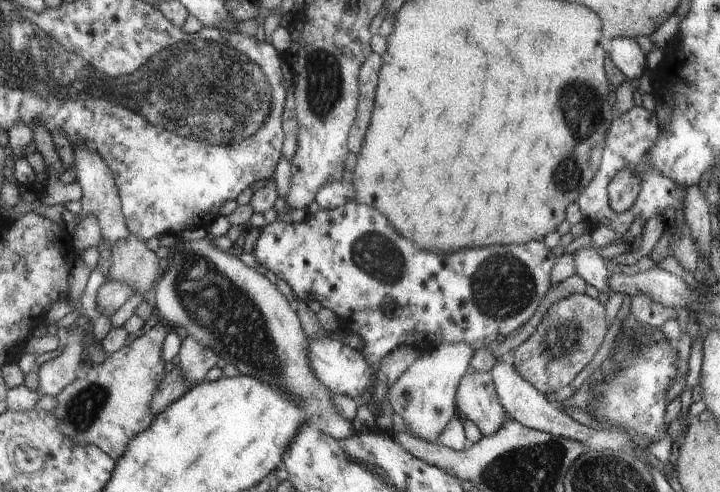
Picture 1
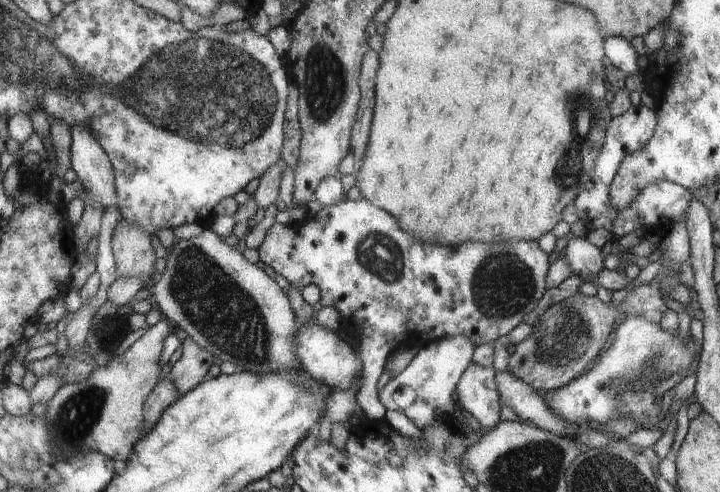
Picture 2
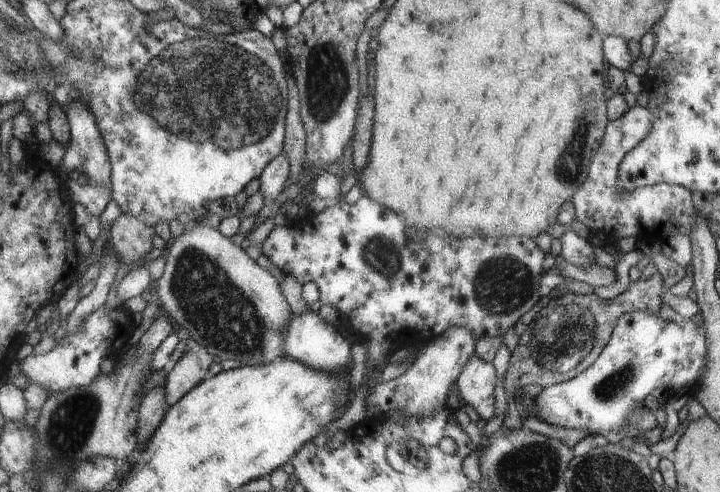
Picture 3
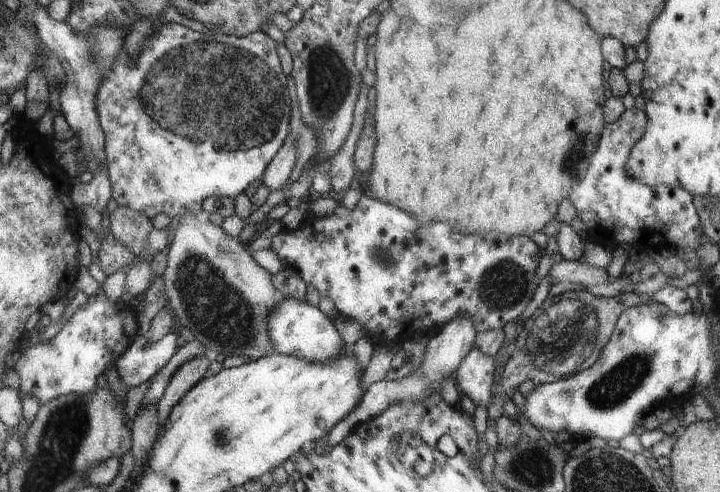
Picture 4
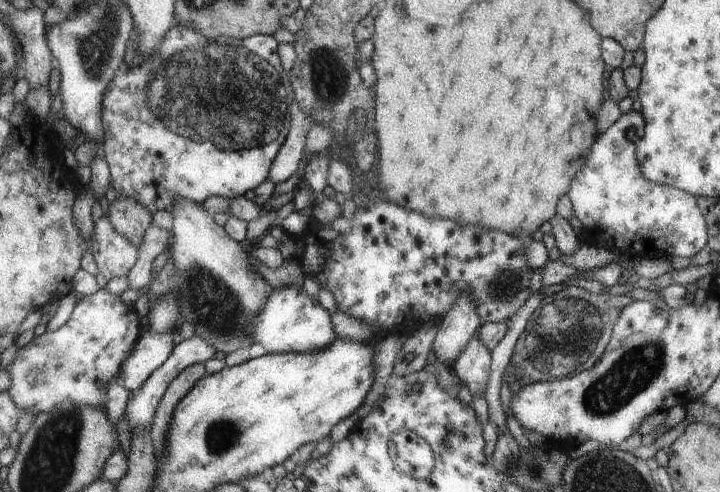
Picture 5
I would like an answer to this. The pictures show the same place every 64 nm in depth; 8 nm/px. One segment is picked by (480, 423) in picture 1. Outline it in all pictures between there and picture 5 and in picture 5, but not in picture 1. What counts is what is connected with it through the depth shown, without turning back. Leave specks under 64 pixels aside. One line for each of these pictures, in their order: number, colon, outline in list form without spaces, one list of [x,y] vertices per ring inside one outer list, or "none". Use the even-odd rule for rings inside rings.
2: [[[469,364],[465,368],[465,374],[461,376],[461,382],[457,384],[455,400],[471,414],[475,420],[479,420],[481,428],[495,428],[499,420],[499,392],[495,384],[495,368],[493,366],[481,366],[481,364]]]
3: [[[473,352],[473,356],[469,356],[469,364],[465,364],[465,370],[461,376],[457,376],[457,384],[453,388],[465,404],[473,406],[483,422],[493,416],[495,368],[489,360],[483,360]]]
4: [[[477,344],[469,348],[469,356],[457,364],[457,372],[453,374],[453,380],[457,384],[457,390],[461,394],[467,394],[473,404],[491,404],[491,382],[493,382],[493,358],[479,350]]]
5: [[[479,330],[473,334],[473,338],[465,344],[465,350],[457,360],[451,364],[451,372],[457,382],[467,384],[467,388],[473,392],[483,392],[487,374],[489,374],[489,348],[479,340]]]

